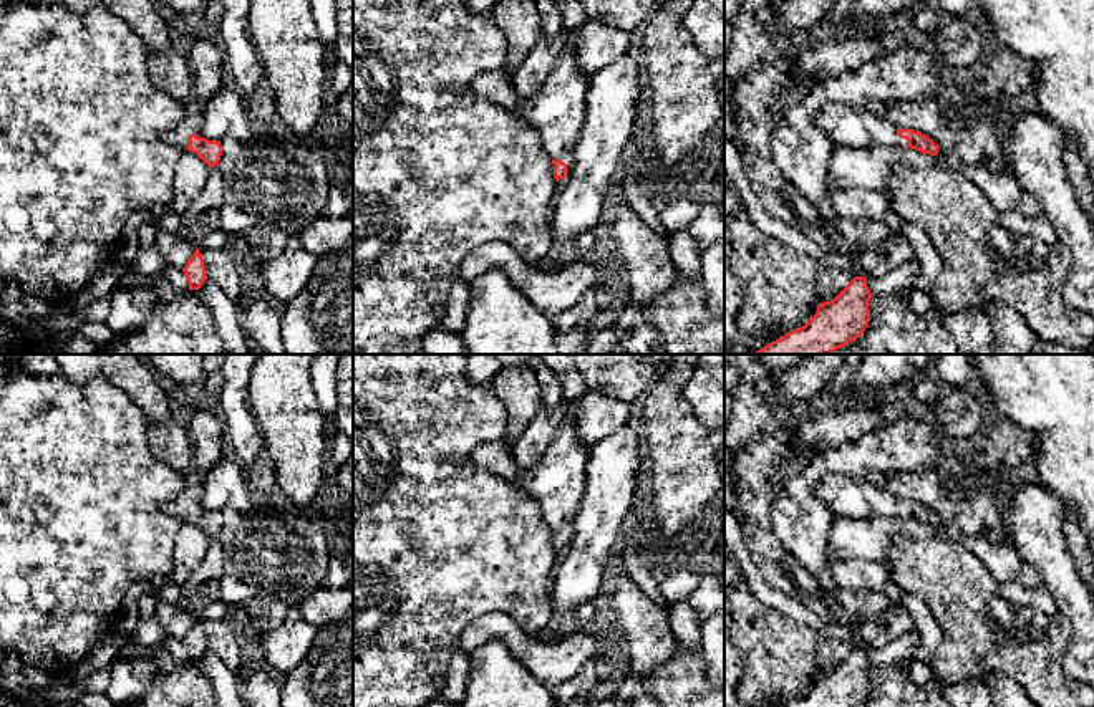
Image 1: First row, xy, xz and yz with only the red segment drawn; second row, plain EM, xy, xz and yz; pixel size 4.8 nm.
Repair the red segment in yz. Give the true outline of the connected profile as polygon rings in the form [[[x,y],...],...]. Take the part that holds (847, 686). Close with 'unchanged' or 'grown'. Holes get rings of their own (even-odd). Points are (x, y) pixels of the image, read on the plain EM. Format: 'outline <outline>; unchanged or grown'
outline [[[855,647],[832,672],[819,674],[804,697],[784,707],[862,707],[870,692],[872,667],[867,649]]]; unchanged

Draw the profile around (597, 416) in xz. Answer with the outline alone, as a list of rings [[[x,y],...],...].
[[[588,391],[575,412],[575,434],[578,442],[590,449],[630,421],[632,402]]]

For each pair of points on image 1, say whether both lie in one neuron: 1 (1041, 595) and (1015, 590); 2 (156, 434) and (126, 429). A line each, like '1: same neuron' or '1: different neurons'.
1: same neuron
2: different neurons

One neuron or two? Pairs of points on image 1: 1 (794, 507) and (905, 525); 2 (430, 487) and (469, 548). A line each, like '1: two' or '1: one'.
1: two
2: one

